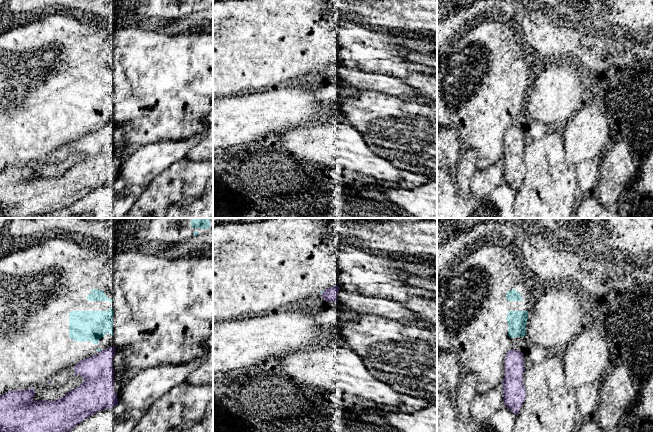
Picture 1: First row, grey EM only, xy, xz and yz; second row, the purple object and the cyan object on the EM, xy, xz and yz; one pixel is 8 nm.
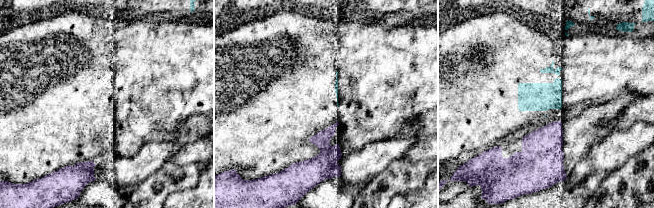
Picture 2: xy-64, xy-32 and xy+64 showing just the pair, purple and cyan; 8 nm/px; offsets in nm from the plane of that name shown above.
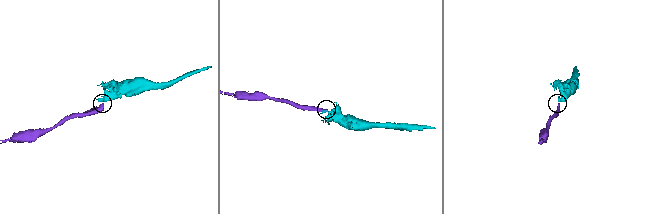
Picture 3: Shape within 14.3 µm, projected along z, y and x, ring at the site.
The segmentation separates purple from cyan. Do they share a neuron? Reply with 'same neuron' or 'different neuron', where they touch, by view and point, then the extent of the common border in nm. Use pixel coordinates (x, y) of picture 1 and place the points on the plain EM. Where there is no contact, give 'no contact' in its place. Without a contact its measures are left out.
different neuron | xz (323, 68) | 40 nm

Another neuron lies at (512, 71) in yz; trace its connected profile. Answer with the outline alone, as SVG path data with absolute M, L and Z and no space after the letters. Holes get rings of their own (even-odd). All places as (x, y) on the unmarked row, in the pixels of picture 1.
M511 65L510 67L506 68L506 76L521 77L523 74L521 73L521 70L516 67L516 65Z

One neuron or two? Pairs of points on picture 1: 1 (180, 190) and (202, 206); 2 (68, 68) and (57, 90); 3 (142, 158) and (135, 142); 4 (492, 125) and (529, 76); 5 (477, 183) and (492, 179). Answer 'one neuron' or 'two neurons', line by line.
1: two neurons
2: two neurons
3: two neurons
4: one neuron
5: one neuron

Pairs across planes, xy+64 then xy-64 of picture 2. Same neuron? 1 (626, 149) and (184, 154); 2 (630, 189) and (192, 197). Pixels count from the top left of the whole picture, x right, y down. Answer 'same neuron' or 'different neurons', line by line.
1: different neurons
2: different neurons

